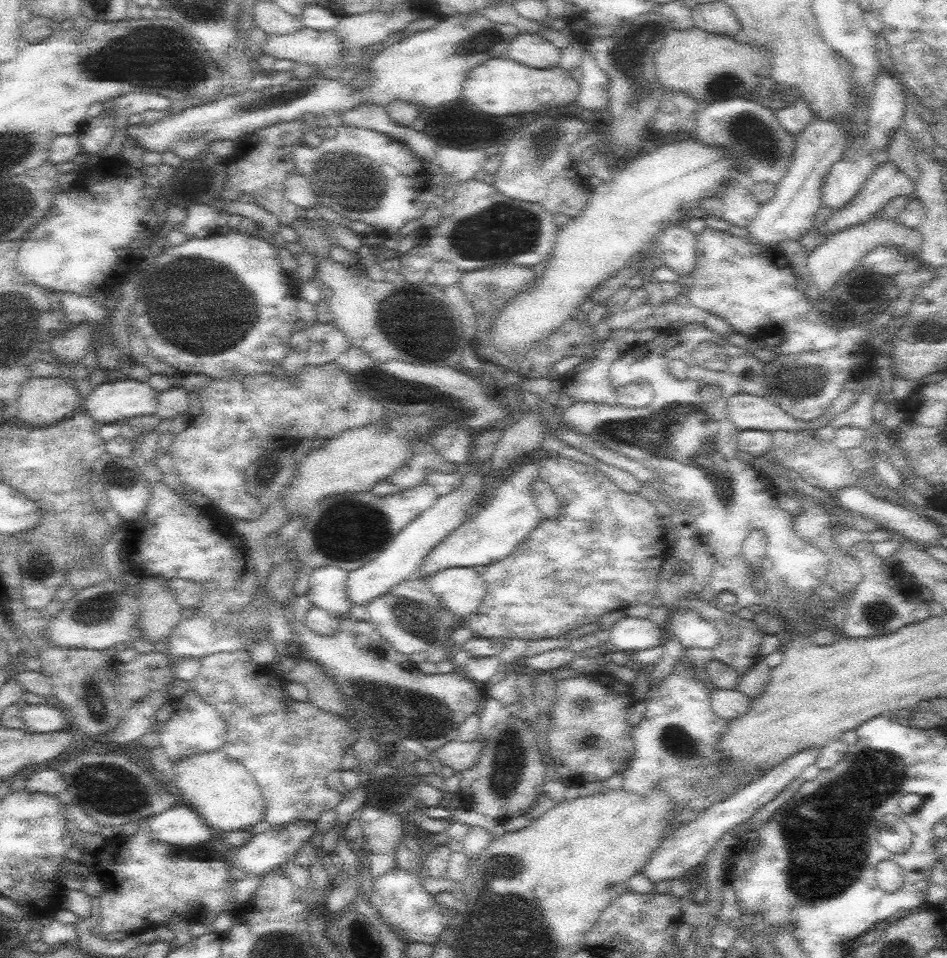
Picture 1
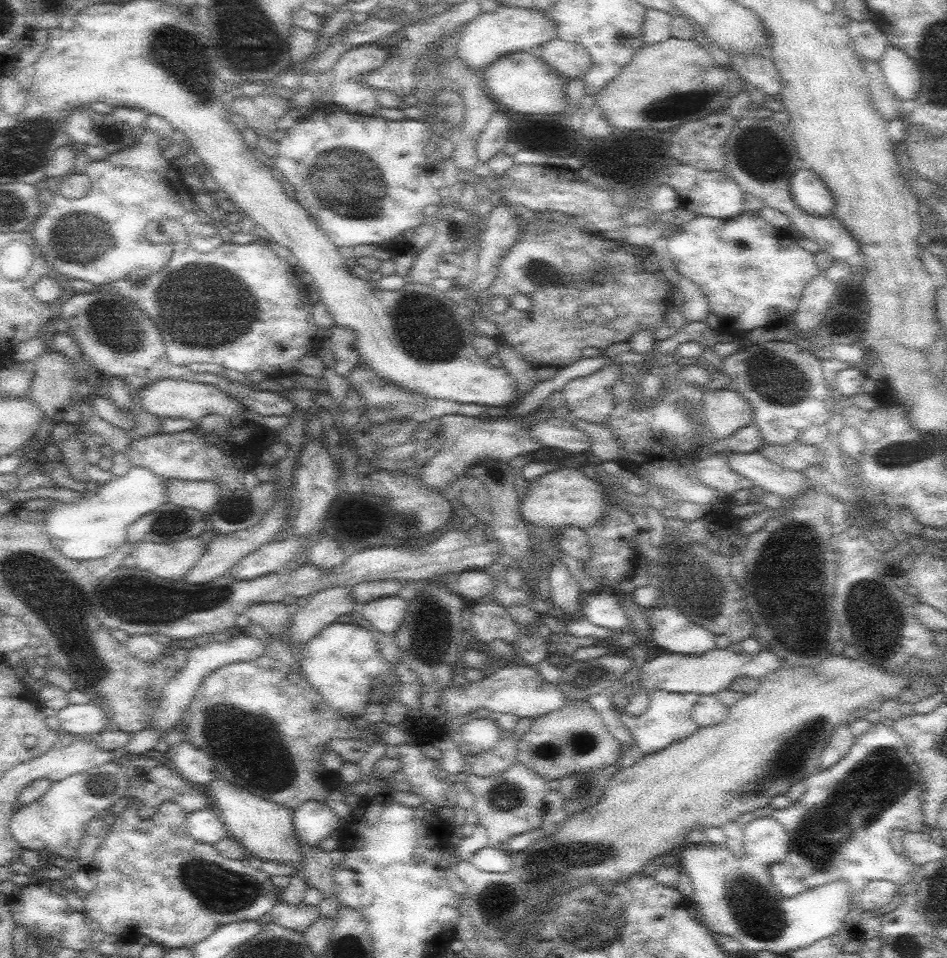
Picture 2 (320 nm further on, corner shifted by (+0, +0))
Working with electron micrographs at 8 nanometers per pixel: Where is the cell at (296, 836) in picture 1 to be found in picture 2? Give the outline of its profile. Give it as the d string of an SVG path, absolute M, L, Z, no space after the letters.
M310 800L293 810L294 832L303 846L322 843L342 825L339 816L328 804Z

